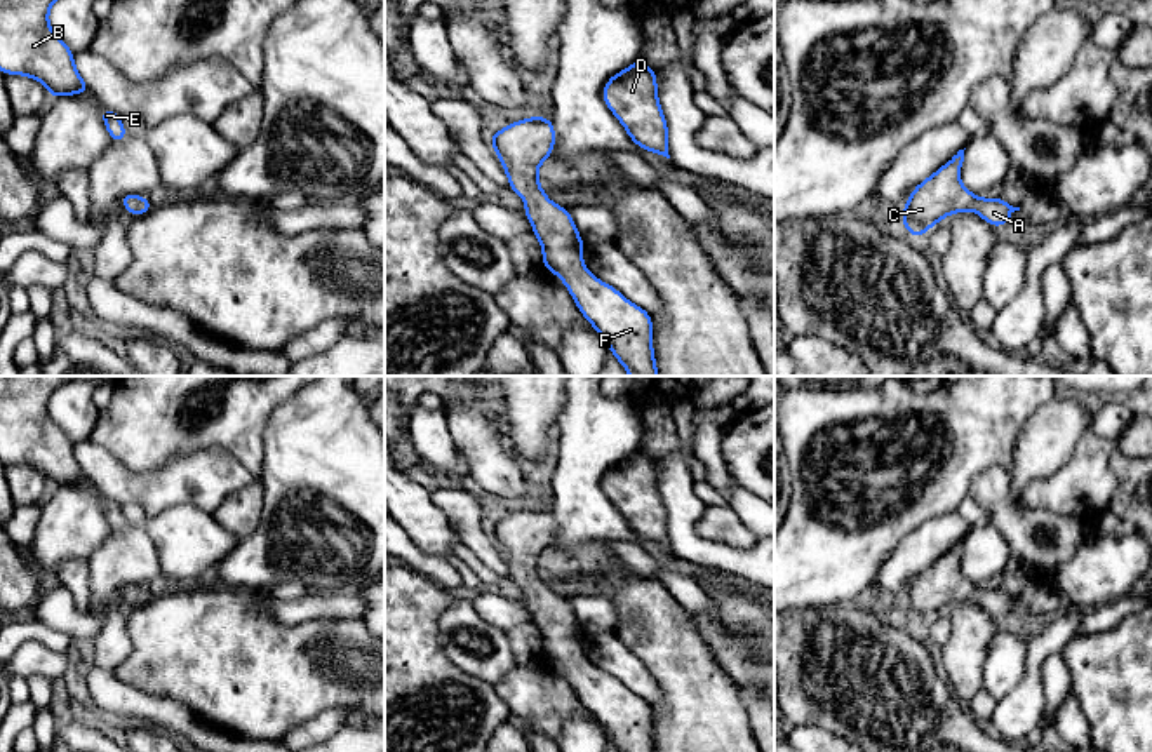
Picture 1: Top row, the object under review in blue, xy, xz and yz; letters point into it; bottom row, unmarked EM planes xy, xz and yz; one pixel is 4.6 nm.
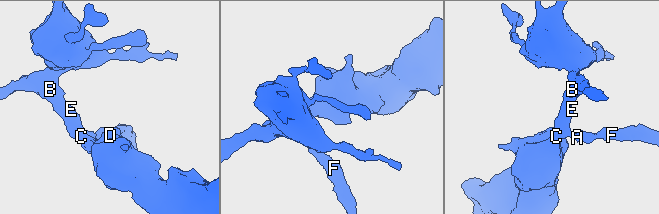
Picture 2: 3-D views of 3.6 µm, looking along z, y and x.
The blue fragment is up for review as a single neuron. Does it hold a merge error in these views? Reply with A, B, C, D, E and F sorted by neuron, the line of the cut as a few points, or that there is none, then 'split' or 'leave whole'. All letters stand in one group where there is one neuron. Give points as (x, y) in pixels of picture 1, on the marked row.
A B C D E F; no cut; leave whole

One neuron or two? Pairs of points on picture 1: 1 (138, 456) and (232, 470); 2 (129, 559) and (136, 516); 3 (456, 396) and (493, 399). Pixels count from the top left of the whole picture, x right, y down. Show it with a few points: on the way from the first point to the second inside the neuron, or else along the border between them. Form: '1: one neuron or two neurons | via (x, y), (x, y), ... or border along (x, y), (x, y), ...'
1: two neurons | border along (207, 448), (173, 456), (152, 470), (129, 470)
2: two neurons | border along (131, 524), (141, 528)
3: one neuron | via (465, 394), (484, 394)

